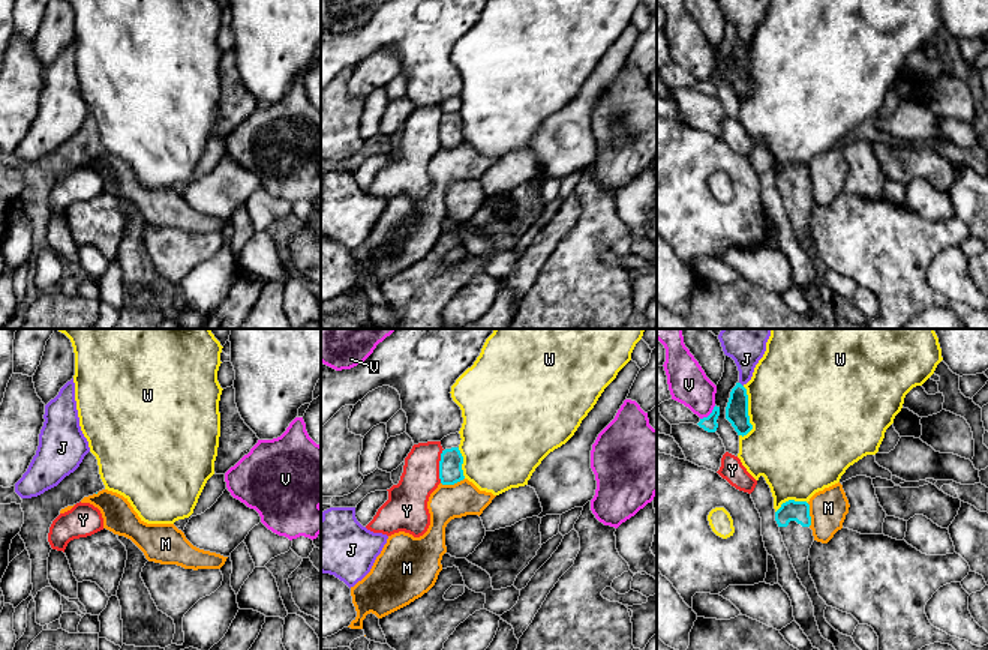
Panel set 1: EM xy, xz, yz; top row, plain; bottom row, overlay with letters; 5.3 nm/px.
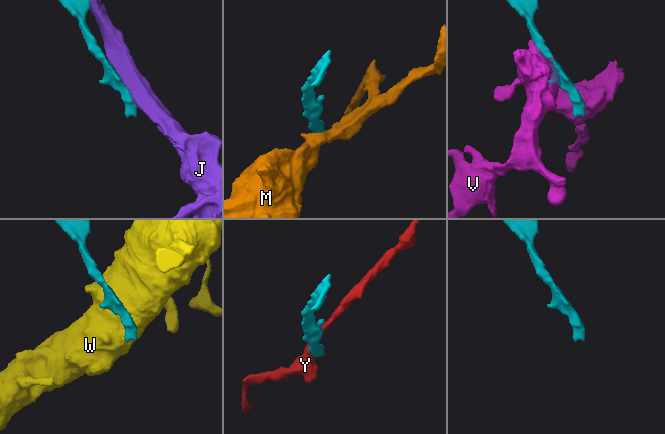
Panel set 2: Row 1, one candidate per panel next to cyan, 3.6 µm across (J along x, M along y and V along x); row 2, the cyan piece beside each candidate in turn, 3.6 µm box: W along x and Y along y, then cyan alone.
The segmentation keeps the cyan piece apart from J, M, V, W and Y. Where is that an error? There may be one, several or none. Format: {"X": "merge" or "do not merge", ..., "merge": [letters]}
{"J": "do not merge", "M": "do not merge", "V": "do not merge", "W": "do not merge", "Y": "do not merge", "merge": []}

